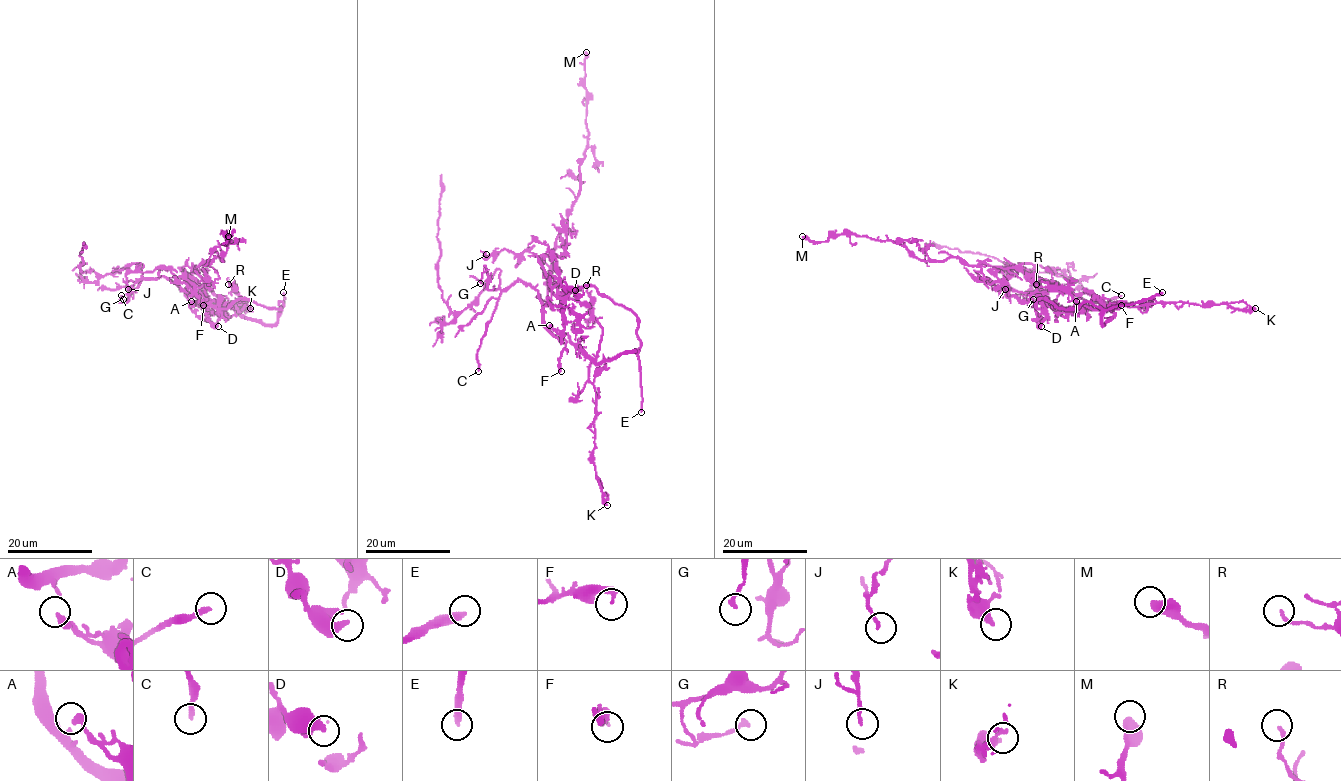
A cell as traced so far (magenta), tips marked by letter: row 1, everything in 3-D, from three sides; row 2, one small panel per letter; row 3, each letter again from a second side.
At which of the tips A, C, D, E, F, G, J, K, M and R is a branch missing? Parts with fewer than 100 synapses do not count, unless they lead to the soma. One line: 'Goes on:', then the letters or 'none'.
Goes on: E

